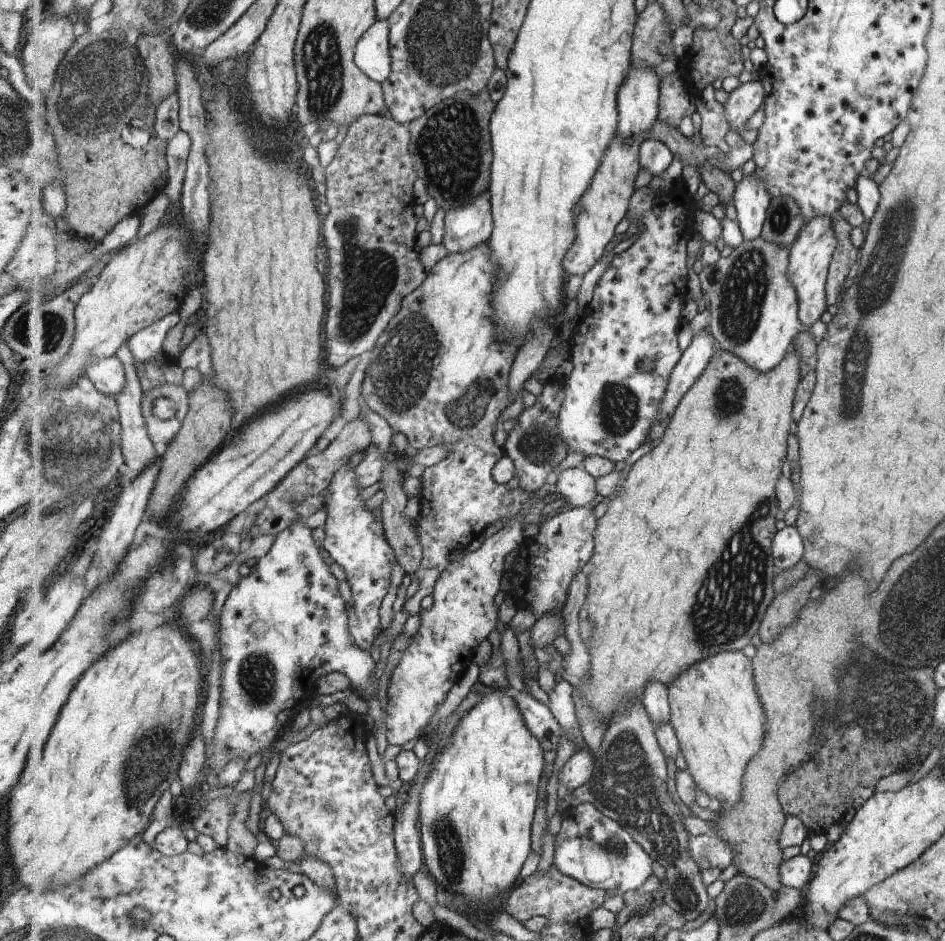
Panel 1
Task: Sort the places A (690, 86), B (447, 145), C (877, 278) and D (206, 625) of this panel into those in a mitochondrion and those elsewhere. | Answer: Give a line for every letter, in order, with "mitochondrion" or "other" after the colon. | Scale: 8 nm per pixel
A: other
B: mitochondrion
C: mitochondrion
D: other

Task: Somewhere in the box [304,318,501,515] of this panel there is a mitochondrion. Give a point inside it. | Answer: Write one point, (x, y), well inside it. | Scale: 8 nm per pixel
(465, 411)

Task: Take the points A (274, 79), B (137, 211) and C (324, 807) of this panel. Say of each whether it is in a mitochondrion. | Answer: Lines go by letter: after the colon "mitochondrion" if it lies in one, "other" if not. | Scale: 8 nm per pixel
A: other
B: other
C: mitochondrion

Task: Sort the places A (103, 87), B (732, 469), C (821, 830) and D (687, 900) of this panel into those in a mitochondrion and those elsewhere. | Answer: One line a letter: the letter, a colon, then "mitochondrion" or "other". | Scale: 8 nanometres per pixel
A: mitochondrion
B: other
C: other
D: mitochondrion

